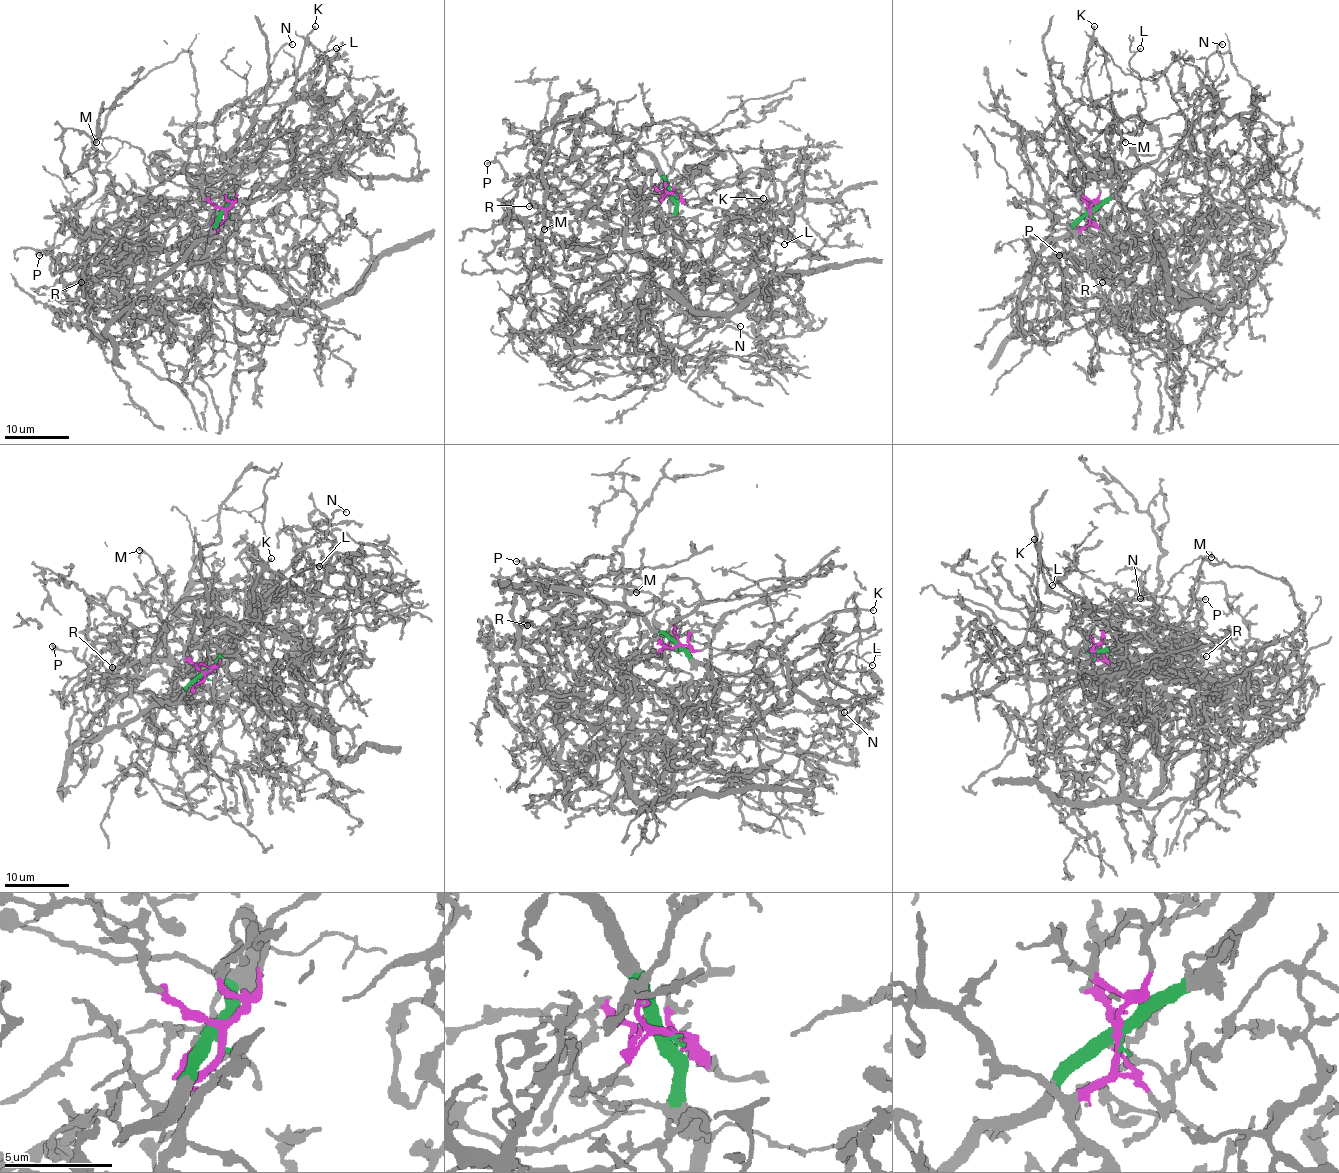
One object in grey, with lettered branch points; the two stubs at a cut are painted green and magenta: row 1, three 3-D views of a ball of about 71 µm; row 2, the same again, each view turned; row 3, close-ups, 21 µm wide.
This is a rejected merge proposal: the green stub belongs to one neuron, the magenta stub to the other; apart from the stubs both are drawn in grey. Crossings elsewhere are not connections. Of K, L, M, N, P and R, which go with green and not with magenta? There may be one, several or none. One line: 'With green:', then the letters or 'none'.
With green: K, L, M, N

